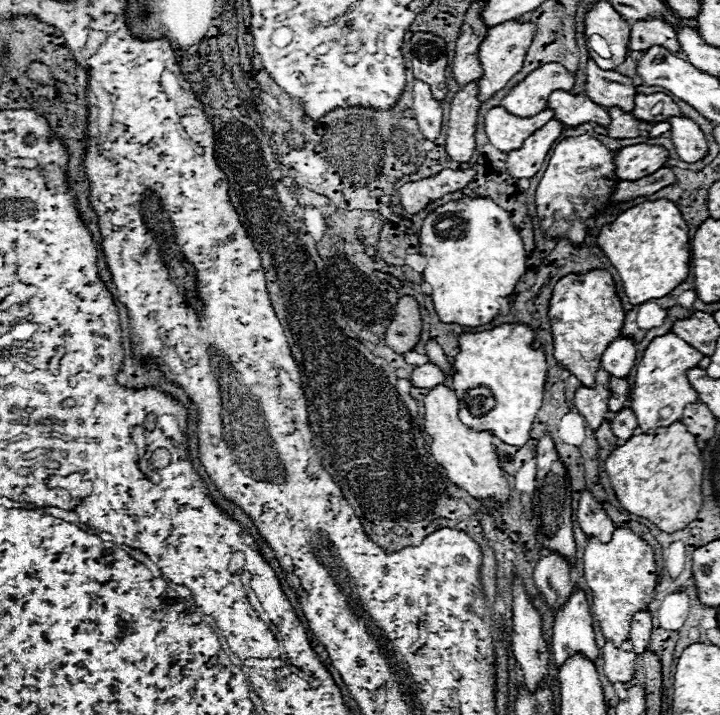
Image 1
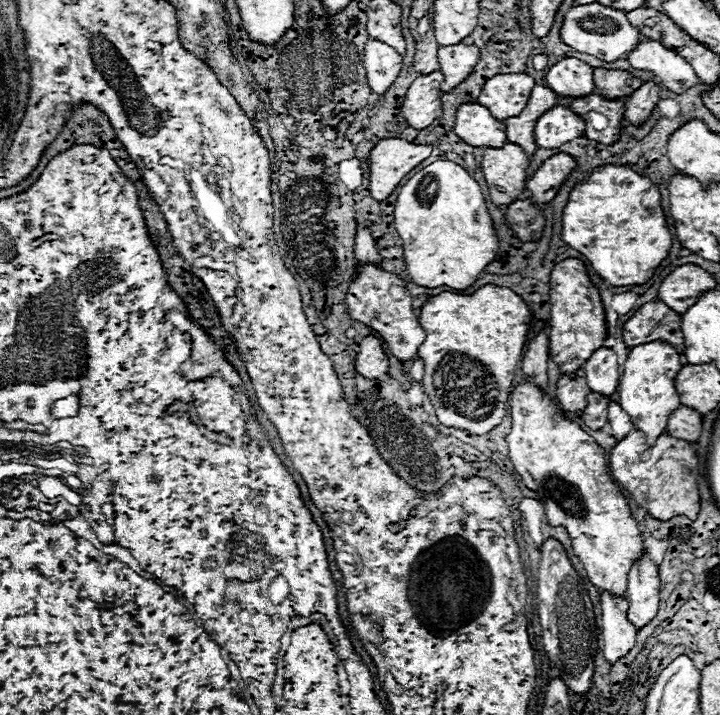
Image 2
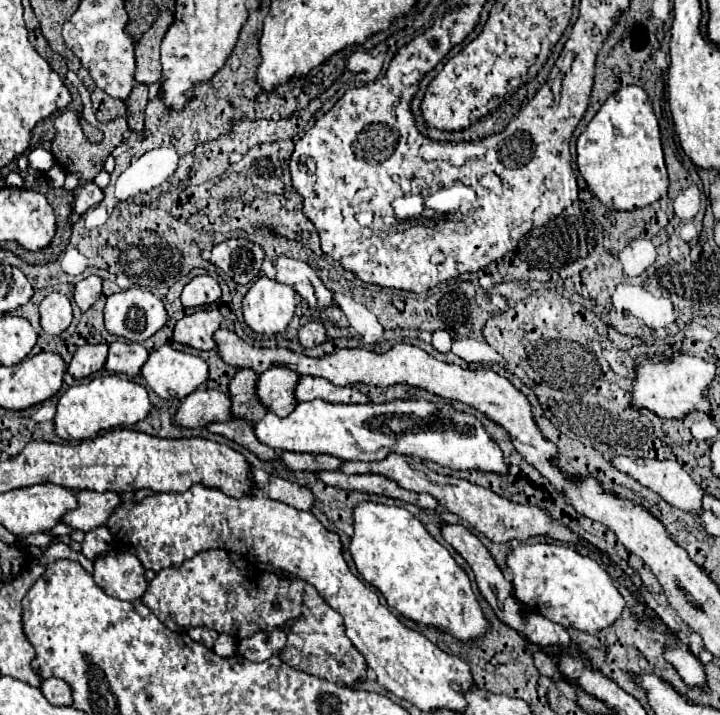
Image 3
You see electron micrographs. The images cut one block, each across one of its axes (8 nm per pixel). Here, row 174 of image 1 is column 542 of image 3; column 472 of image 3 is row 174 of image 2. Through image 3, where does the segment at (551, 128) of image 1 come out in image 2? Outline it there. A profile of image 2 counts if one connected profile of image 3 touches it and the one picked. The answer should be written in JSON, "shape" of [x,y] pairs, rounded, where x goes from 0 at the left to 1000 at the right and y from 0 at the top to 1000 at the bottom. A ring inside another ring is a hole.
{"shape":[[[700,201],[700,207],[675,207],[672,221],[669,221],[669,243],[675,249],[675,257],[681,260],[681,280],[694,288],[694,285],[711,285],[719,280],[719,274],[728,266],[728,257],[733,252],[733,238],[736,232],[736,218],[719,204],[719,201]]]}

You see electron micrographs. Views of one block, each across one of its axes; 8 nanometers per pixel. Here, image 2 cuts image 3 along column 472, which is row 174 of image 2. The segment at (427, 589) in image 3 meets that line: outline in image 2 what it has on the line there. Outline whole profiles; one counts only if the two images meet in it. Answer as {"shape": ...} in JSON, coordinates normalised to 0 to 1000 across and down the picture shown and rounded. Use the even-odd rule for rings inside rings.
{"shape":[[[839,232],[797,260],[781,302],[781,336],[811,355],[847,400],[897,397],[933,344],[917,266],[872,232]]]}

